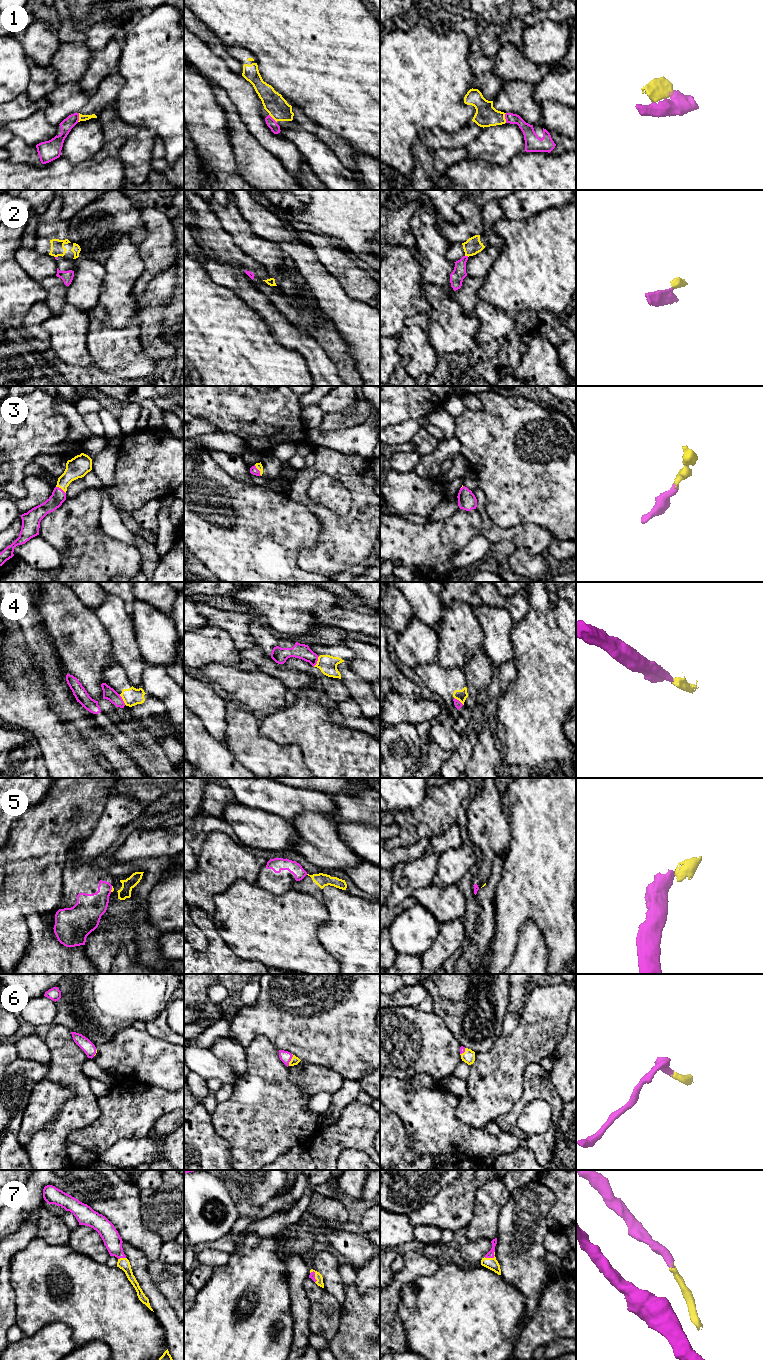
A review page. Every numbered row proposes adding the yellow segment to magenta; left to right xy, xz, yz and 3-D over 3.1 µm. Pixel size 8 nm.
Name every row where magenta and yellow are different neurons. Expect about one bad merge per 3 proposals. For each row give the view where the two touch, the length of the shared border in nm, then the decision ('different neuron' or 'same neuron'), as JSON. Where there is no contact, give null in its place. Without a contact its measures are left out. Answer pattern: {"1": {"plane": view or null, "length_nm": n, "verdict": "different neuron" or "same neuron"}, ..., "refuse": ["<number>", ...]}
{"1": {"plane": "yz", "length_nm": 80, "verdict": "different neuron"}, "2": {"plane": "yz", "length_nm": 30, "verdict": "different neuron"}, "3": {"plane": "xz", "length_nm": 110, "verdict": "same neuron"}, "4": {"plane": "xy", "length_nm": 100, "verdict": "different neuron"}, "5": {"plane": "xy", "length_nm": 50, "verdict": "different neuron"}, "6": {"plane": "xz", "length_nm": 100, "verdict": "same neuron"}, "7": {"plane": "yz", "length_nm": 100, "verdict": "same neuron"}, "refuse": ["1", "2", "4", "5"]}

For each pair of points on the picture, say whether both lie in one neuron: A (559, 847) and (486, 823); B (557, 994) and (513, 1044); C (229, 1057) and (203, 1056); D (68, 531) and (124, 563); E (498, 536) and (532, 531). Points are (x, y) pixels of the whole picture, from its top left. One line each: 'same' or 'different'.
A: different
B: same
C: different
D: same
E: same

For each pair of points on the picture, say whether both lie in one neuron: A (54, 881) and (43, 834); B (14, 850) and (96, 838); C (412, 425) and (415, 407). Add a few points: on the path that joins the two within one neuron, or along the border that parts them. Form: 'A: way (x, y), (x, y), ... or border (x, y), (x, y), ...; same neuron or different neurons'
A: way (49, 869), (49, 864), (43, 858), (43, 846); same neuron
B: border (71, 843), (69, 847); different neurons
C: border (425, 416), (407, 419), (390, 425); different neurons

